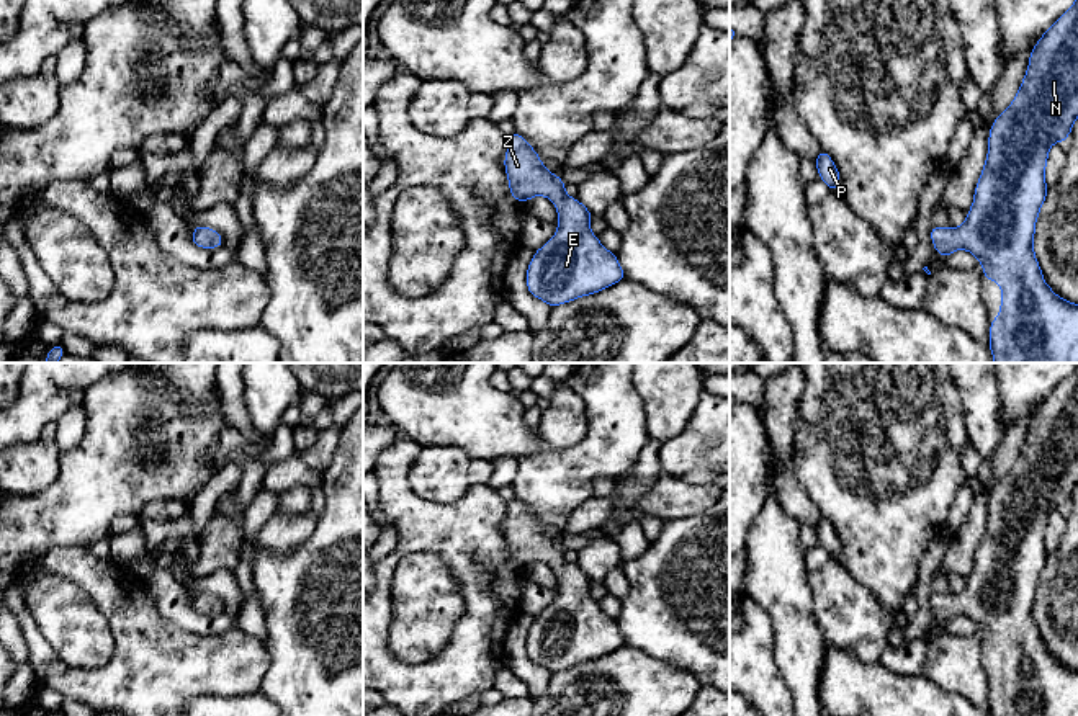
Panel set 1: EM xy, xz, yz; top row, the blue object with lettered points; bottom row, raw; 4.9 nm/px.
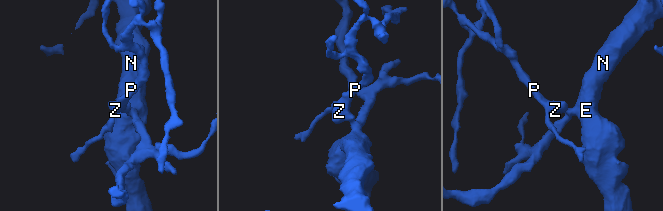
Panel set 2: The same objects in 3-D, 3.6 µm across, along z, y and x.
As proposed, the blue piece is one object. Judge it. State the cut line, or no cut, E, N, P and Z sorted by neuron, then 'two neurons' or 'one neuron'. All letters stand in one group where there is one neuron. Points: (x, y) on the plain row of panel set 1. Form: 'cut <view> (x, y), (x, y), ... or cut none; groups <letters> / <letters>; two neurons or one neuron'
cut none; groups E N P Z; one neuron

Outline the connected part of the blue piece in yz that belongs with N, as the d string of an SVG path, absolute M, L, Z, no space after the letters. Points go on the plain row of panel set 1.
M1078 363L1070 376L1039 404L1029 422L1024 446L1013 469L993 487L986 528L980 539L973 571L960 593L931 592L931 608L944 626L955 616L968 616L983 631L983 644L1001 651L1001 683L990 685L990 716L1078 716L1078 670L1057 662L1044 647L1042 634L1034 620L1035 587L1047 566L1045 531L1049 515L1067 508L1078 484Z

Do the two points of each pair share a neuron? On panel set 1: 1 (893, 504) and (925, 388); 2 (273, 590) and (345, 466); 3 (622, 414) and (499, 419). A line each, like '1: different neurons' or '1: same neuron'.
1: same neuron
2: same neuron
3: different neurons

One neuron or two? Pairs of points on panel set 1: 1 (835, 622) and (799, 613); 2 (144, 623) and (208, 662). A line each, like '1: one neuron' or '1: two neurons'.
1: two neurons
2: one neuron

